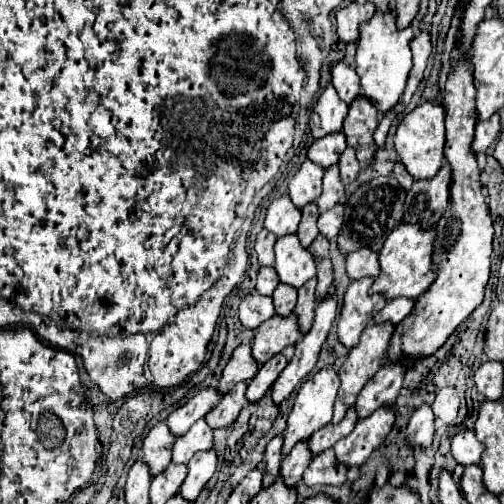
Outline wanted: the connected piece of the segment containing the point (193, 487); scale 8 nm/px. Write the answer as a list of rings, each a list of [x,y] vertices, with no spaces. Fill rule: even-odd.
[[[207,450],[207,452],[199,452],[195,454],[189,462],[187,462],[187,478],[183,480],[181,488],[179,488],[179,494],[193,502],[201,488],[207,484],[207,480],[213,476],[217,468],[217,454],[215,450]]]

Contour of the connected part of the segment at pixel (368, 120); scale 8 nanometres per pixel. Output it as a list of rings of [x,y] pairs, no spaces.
[[[357,96],[347,112],[347,118],[343,120],[343,134],[347,138],[347,146],[357,150],[359,162],[373,162],[373,156],[377,152],[377,146],[373,142],[373,132],[377,128],[377,110],[371,106],[367,98]]]

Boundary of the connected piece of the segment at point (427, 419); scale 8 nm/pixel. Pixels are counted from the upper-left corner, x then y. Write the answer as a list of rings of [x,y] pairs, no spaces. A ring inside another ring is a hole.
[[[421,404],[415,410],[405,434],[411,446],[429,446],[433,442],[435,424],[433,424],[433,410],[429,404]]]

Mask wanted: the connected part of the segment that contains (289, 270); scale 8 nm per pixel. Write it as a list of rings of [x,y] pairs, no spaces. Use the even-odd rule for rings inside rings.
[[[295,234],[283,236],[275,242],[275,272],[279,282],[293,288],[301,288],[307,280],[315,278],[315,260],[309,250],[299,244]]]

